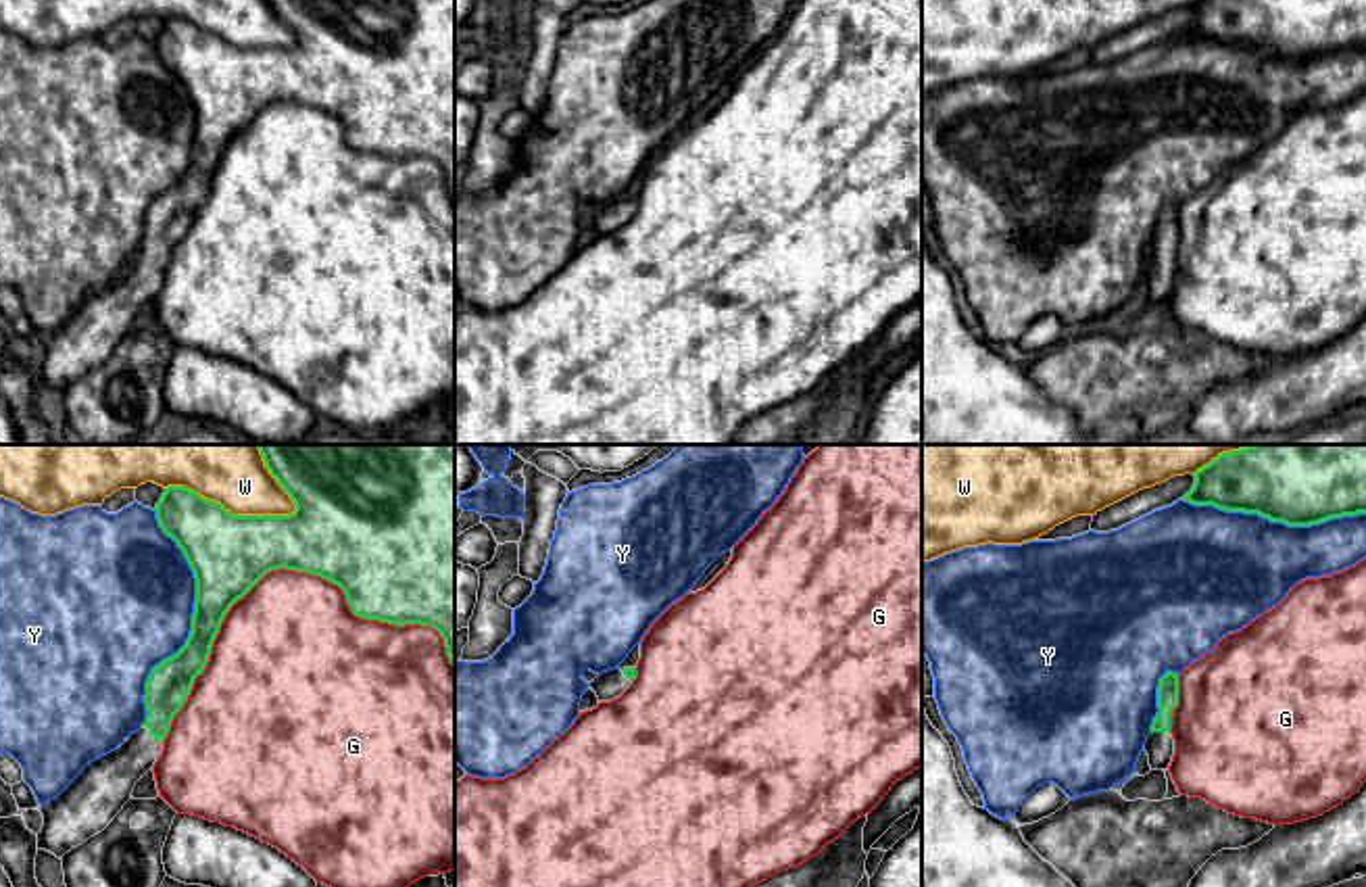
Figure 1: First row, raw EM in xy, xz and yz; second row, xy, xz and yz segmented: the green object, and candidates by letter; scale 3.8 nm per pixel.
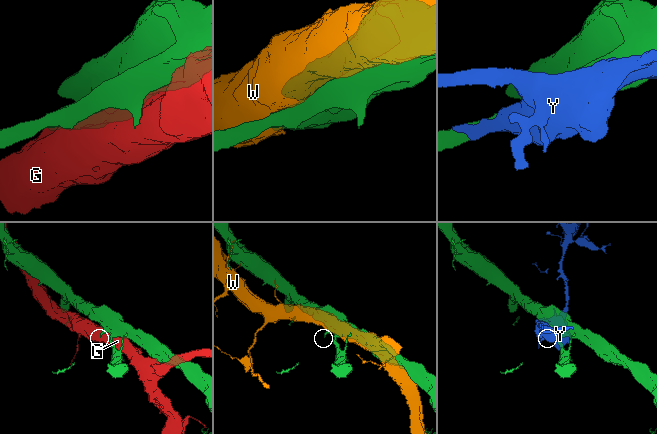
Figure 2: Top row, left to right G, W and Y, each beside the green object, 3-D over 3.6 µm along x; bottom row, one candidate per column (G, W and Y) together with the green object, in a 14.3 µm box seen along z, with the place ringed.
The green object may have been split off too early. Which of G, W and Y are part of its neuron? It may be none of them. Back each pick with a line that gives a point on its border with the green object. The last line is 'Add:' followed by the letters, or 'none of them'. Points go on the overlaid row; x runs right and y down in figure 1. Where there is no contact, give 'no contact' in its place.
Add: none of them

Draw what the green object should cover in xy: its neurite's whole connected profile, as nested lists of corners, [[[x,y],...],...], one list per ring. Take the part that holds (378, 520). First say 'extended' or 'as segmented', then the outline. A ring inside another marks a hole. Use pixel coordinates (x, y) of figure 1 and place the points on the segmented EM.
extended; [[[455,445],[257,447],[296,509],[290,516],[234,516],[186,486],[165,488],[154,507],[158,526],[184,551],[196,578],[190,637],[146,680],[146,726],[42,806],[38,849],[63,858],[113,822],[161,756],[171,720],[202,674],[225,614],[271,570],[307,572],[338,584],[359,618],[436,628],[455,666]]]

